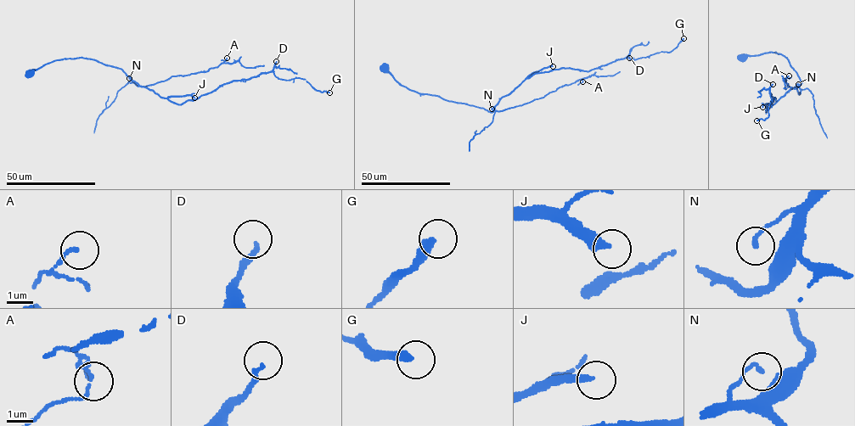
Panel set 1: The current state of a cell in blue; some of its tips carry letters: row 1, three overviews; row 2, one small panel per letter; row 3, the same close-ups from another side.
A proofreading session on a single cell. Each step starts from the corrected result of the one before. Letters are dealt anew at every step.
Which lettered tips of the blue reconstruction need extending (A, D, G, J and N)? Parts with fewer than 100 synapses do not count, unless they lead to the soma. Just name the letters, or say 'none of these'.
J

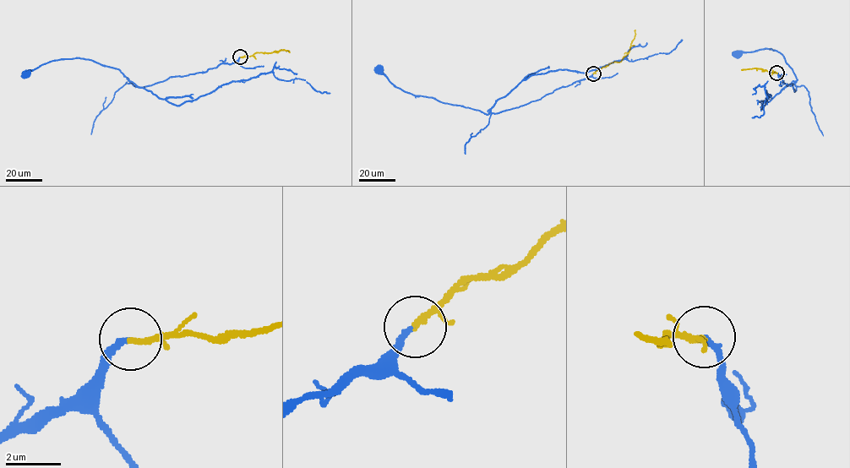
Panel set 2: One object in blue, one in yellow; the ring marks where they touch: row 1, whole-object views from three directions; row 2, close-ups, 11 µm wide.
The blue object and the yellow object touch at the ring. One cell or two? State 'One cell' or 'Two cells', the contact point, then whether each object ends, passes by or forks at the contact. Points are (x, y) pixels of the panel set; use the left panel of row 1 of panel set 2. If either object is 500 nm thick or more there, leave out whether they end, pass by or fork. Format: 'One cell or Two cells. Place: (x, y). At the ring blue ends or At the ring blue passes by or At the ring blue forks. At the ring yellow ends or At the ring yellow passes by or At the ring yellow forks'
One cell. Place: (240, 57). At the ring blue ends. At the ring yellow passes by

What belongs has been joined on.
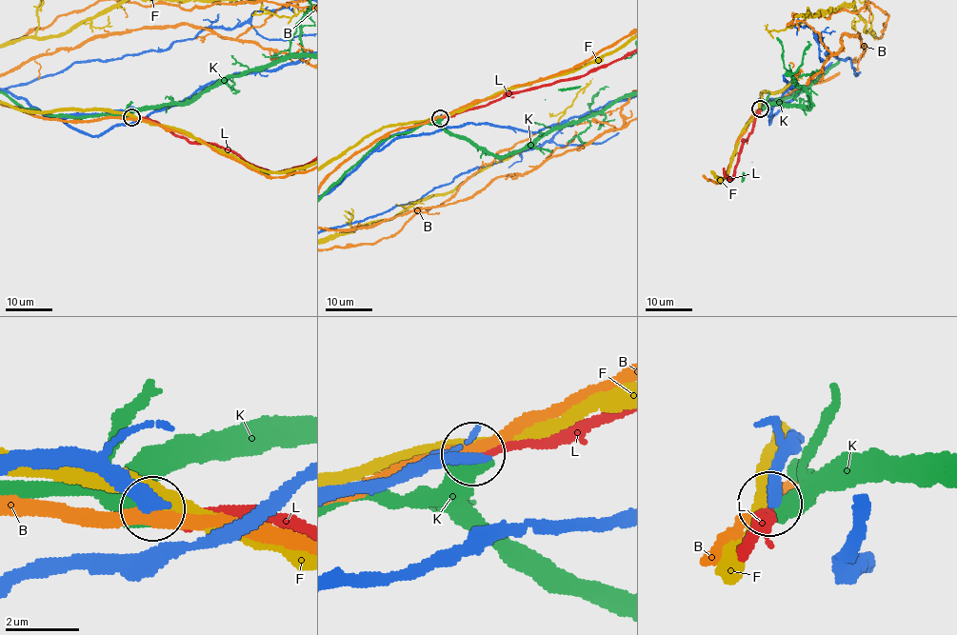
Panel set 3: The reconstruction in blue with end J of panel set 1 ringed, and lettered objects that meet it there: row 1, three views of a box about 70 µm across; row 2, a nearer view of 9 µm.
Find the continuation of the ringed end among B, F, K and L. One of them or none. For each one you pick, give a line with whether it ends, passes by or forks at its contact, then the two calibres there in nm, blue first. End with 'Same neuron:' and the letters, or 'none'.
L: it ends | 400/280 nm
Same neuron: L

